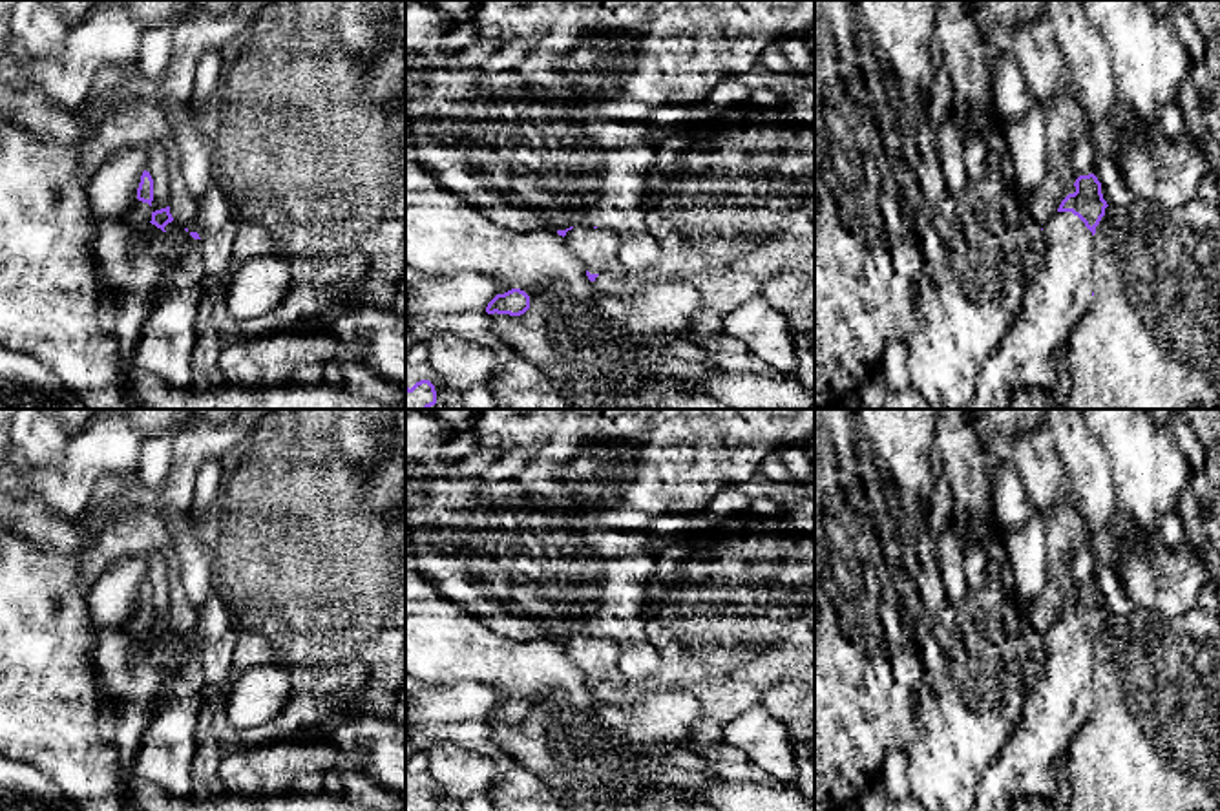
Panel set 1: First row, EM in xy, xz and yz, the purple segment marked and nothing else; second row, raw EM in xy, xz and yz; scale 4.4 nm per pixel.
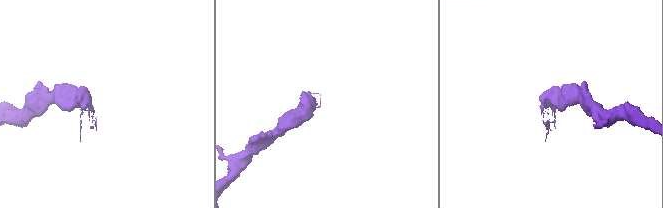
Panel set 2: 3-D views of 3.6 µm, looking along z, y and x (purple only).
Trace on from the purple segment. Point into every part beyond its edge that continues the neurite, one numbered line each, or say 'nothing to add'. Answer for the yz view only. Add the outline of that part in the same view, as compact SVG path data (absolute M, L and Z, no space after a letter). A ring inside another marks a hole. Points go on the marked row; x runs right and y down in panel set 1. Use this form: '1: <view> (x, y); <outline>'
1: yz (1058, 294); M1056 212L1041 225L1045 254L1026 285L1021 314L981 365L966 409L1003 409L1028 384L1050 391L1056 356L1067 351L1076 323L1094 300L1092 232L1072 212Z

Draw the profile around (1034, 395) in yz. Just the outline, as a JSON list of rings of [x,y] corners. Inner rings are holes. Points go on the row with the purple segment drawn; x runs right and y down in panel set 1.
[[[1028,384],[1021,391],[1023,406],[1019,409],[1056,409],[1054,396],[1041,384]]]

